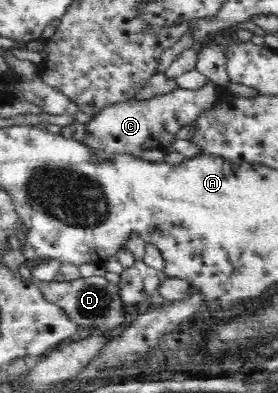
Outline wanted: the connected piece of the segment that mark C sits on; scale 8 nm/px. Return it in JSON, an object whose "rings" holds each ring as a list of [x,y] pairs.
{"rings":[[[206,80],[200,89],[176,88],[173,92],[148,101],[136,101],[132,98],[114,103],[92,116],[88,122],[88,135],[81,141],[89,145],[101,158],[110,158],[120,152],[140,158],[148,149],[157,149],[168,154],[173,151],[171,143],[176,139],[175,133],[190,124],[199,113],[213,104],[215,98],[218,97],[216,87],[217,85],[212,80]]]}

